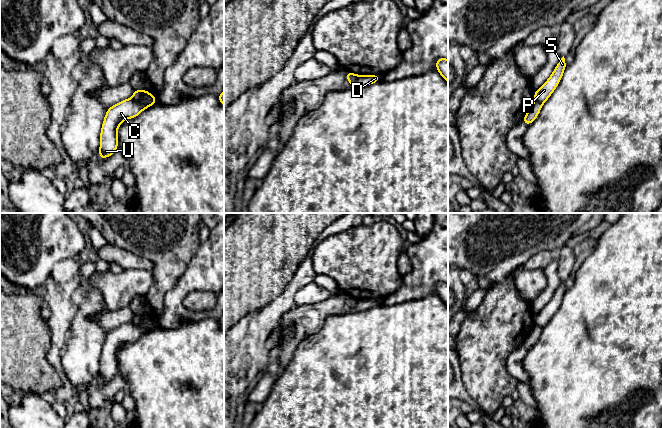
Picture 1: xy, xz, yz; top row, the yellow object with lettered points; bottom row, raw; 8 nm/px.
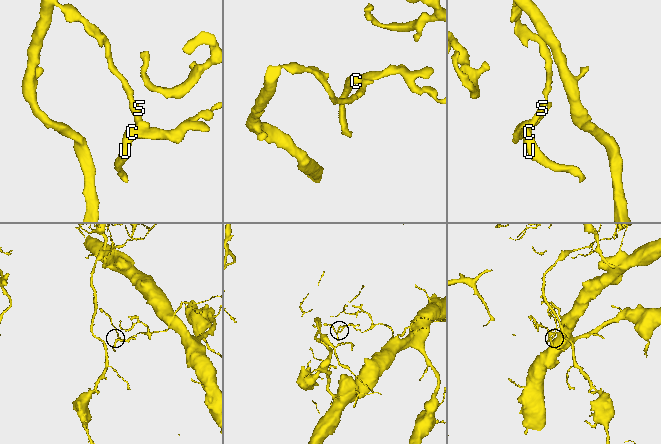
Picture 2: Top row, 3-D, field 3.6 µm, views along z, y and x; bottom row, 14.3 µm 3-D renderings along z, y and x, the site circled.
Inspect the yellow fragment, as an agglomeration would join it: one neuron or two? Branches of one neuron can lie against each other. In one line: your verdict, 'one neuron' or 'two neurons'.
two neurons

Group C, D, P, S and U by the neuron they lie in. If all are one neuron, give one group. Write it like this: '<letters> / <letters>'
C U / D P S

